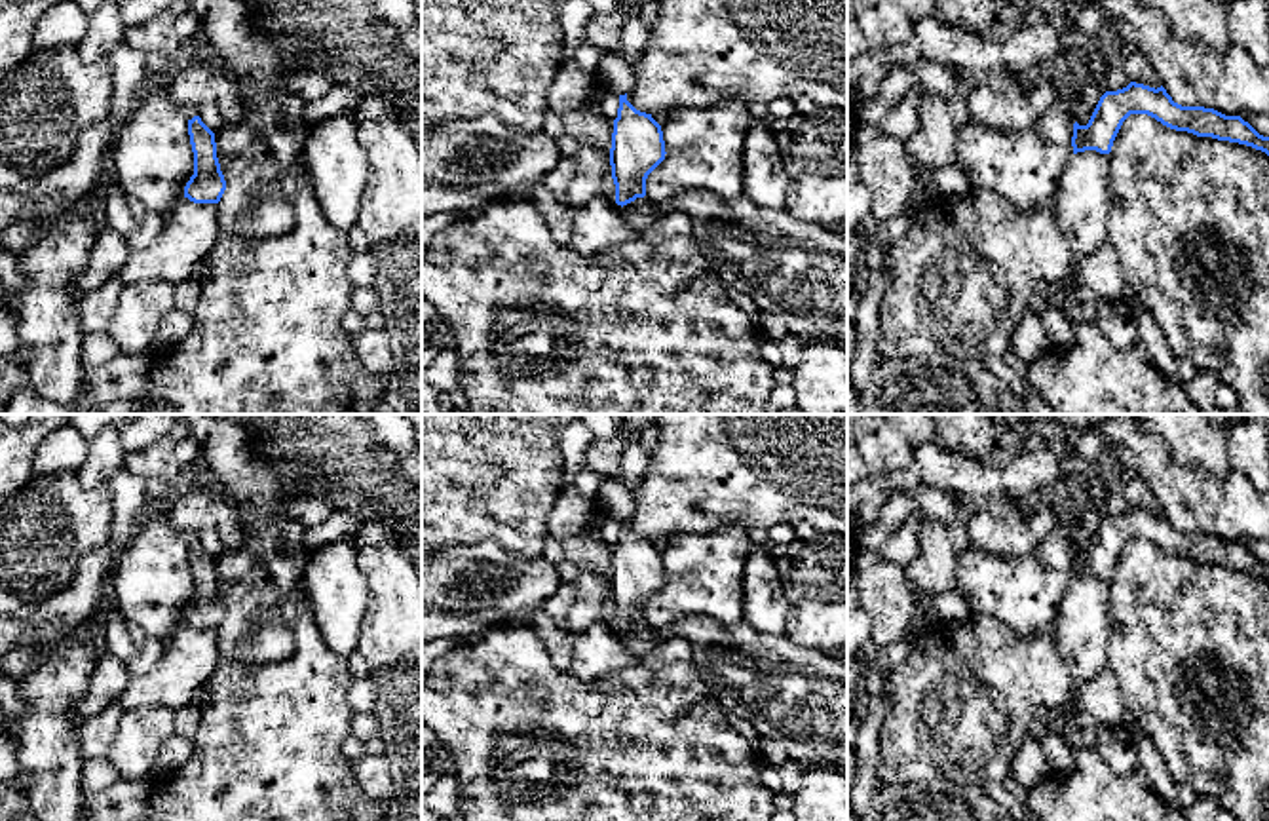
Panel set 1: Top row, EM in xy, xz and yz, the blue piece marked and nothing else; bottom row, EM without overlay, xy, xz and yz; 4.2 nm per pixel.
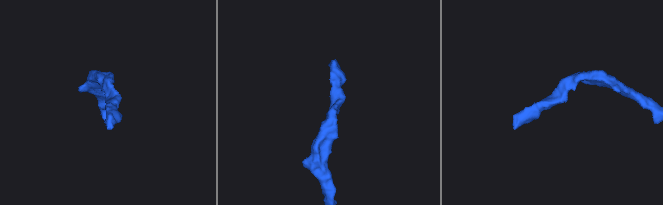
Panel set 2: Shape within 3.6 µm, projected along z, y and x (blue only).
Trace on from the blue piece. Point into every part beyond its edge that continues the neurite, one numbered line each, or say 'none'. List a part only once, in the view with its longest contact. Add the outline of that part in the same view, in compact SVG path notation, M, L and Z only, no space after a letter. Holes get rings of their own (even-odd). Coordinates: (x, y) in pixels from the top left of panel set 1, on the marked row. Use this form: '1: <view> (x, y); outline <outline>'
none

